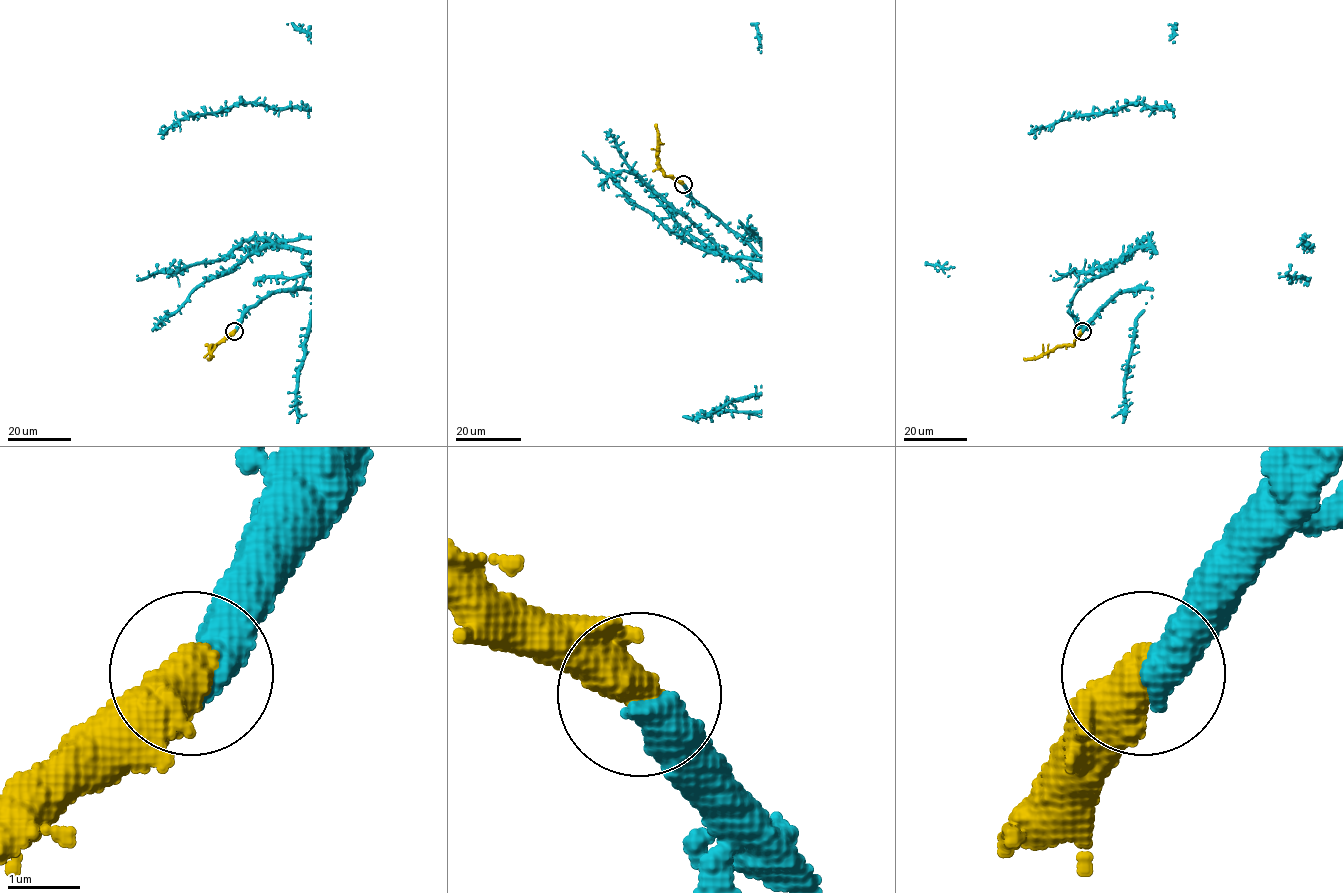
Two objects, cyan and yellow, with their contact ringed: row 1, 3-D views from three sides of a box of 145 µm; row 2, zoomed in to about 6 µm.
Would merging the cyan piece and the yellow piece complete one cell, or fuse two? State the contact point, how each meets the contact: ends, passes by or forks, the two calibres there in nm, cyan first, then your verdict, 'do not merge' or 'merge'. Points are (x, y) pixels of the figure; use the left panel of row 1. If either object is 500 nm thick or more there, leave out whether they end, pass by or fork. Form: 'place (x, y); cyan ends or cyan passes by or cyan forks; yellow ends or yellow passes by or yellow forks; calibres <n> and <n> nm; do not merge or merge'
place (234, 331); calibres 550 and 600 nm; merge

